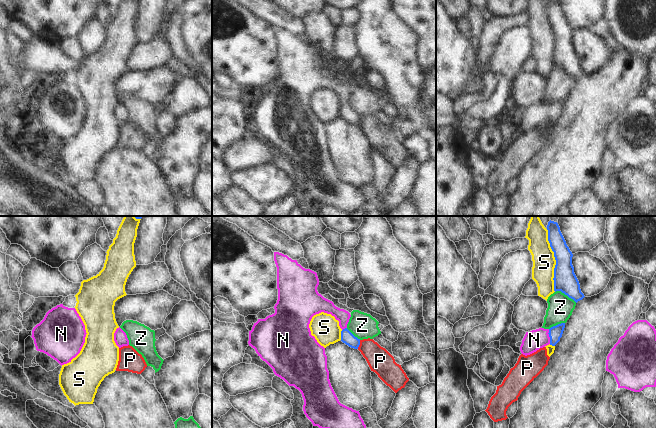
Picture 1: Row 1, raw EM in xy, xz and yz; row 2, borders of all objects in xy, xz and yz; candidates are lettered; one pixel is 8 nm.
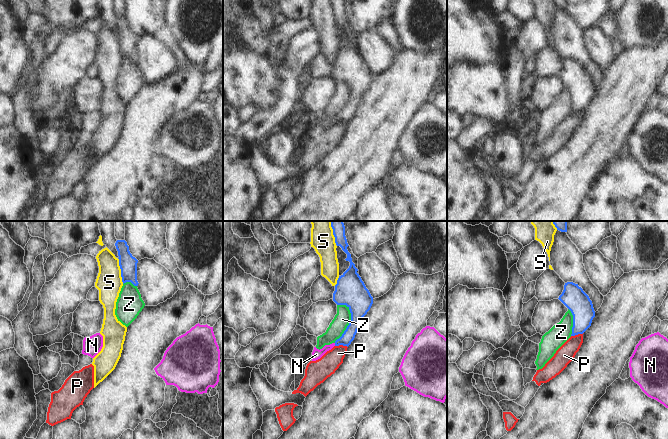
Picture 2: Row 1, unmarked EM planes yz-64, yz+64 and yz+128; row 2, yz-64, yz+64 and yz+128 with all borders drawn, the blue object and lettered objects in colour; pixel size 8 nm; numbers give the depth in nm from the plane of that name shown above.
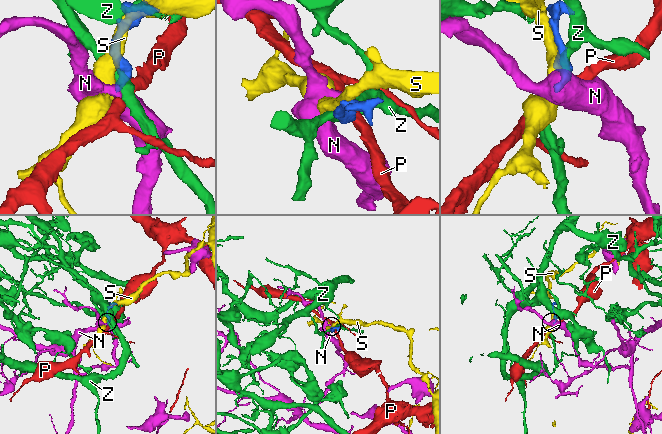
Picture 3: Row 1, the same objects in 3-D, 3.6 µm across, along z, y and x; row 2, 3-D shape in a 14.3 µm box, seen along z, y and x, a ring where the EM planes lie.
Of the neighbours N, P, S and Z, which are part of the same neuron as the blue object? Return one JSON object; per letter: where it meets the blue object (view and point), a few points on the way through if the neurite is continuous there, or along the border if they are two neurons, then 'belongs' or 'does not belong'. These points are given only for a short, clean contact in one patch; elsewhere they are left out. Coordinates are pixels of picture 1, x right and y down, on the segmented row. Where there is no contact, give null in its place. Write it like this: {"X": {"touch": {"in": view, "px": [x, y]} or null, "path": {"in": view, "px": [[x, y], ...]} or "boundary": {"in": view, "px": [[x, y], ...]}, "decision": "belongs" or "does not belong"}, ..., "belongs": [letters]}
{"N": {"touch": {"in": "yz", "px": [549, 336]}, "path": {"in": "yz", "px": [[555, 333], [549, 336], [534, 340]]}, "decision": "belongs"}, "P": {"touch": {"in": "xz", "px": [359, 344]}, "boundary": {"in": "xz", "px": [[360, 340], [357, 348]]}, "decision": "does not belong"}, "S": {"touch": {"in": "yz", "px": [555, 259]}, "decision": "does not belong"}, "Z": {"touch": {"in": "yz", "px": [566, 294]}, "decision": "does not belong"}, "belongs": ["N"]}

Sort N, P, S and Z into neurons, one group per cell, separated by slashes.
N / P / S / Z

